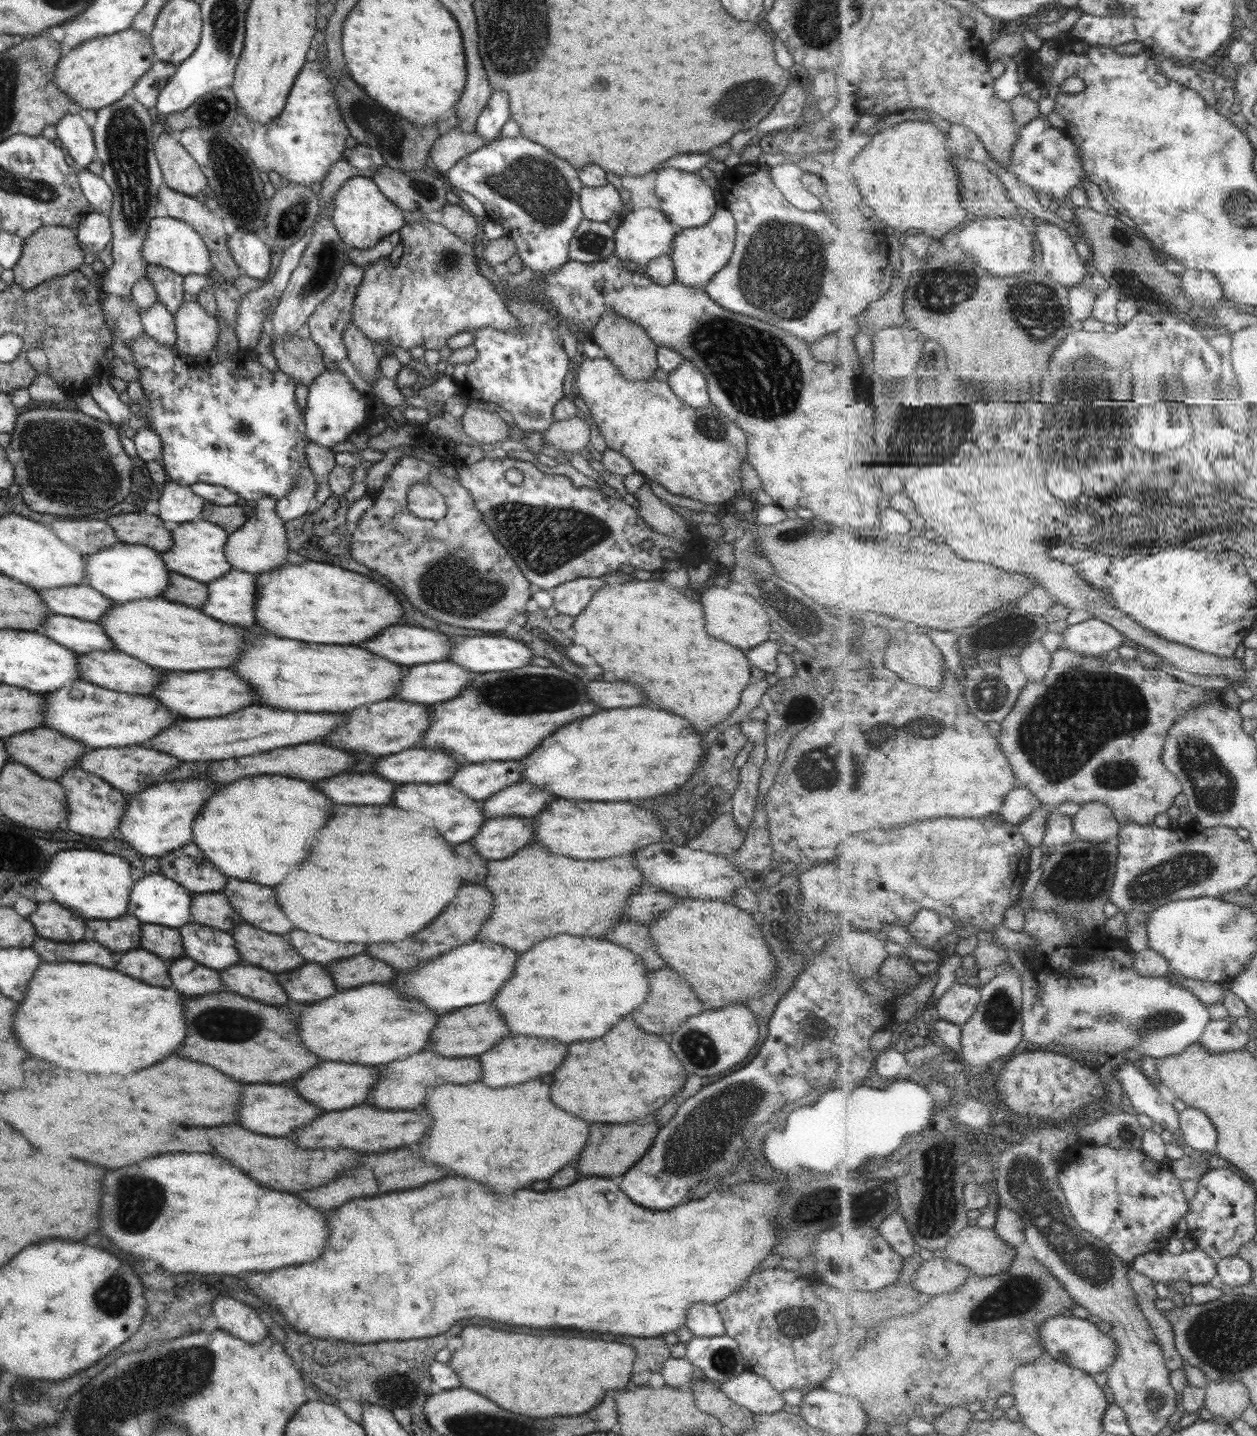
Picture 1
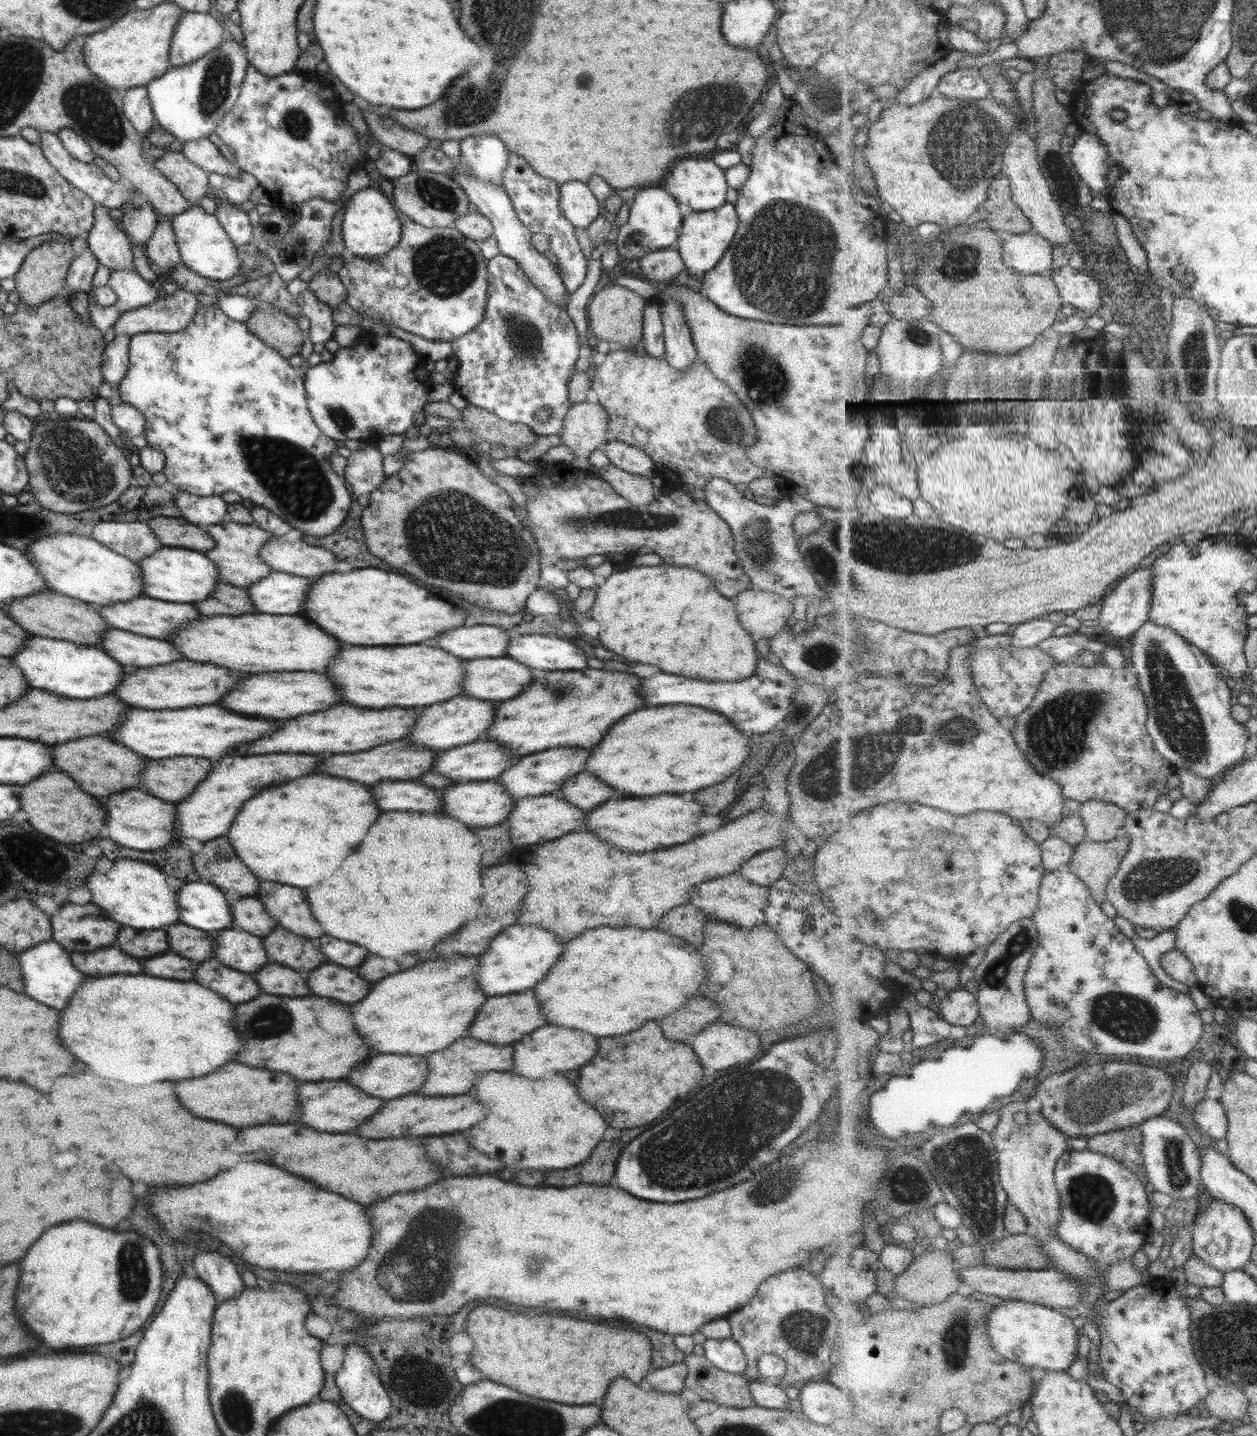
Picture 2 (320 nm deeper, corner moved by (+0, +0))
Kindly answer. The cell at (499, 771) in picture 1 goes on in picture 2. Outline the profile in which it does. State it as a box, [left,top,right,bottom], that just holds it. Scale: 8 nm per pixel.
[489,748,591,801]

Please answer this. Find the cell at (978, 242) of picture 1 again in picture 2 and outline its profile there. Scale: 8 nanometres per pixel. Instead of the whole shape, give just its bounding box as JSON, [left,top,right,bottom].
[1003,232,1054,276]

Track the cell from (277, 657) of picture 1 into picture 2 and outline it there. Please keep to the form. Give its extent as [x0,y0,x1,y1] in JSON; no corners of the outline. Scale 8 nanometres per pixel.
[327,646,466,708]

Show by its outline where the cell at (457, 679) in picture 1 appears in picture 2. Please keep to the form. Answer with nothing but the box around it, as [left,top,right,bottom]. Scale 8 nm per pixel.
[462,657,532,703]

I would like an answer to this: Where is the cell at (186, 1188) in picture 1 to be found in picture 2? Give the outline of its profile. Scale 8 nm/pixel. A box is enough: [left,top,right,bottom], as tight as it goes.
[149,1162,371,1272]

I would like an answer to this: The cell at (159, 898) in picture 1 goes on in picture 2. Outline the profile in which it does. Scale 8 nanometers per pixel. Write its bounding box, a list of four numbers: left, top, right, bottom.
[178,881,232,932]

